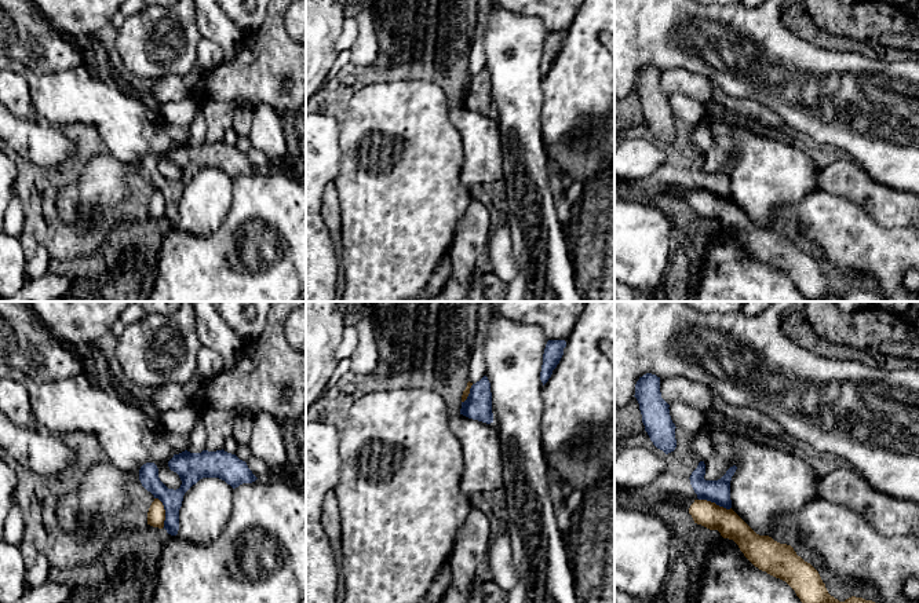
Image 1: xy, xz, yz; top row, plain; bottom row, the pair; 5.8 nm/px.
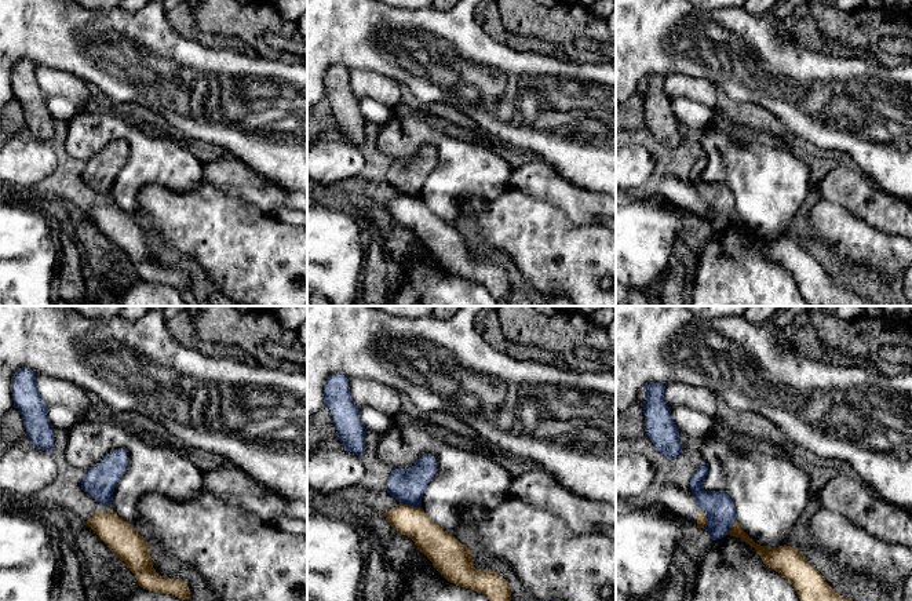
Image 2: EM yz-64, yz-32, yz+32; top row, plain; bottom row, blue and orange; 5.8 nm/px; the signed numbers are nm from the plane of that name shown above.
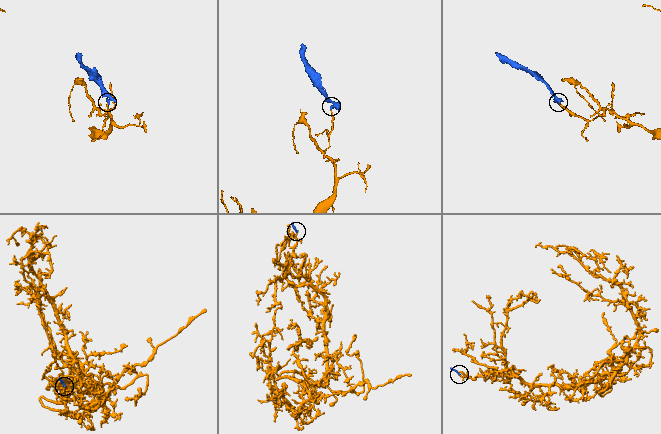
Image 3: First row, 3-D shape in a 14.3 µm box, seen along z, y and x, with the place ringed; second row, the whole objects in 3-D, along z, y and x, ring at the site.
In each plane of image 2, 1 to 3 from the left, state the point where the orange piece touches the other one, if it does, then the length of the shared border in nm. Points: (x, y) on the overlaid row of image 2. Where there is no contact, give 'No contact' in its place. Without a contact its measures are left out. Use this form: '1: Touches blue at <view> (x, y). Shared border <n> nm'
1: No contact
2: Touches blue at yz-32 (411, 505). Shared border 130 nm
3: Touches blue at yz+32 (707, 518). Shared border 130 nm

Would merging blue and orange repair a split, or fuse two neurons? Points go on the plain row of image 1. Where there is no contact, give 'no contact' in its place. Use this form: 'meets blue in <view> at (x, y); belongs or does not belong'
meets blue in yz at (715, 194); does not belong

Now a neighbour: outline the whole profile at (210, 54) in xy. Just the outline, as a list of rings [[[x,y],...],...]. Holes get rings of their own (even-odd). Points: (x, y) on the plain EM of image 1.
[[[201,39],[197,45],[197,63],[203,70],[211,70],[225,61],[225,52],[212,40]]]

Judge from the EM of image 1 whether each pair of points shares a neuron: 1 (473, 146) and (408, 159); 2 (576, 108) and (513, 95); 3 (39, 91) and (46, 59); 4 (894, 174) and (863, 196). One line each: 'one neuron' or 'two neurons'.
1: two neurons
2: two neurons
3: two neurons
4: two neurons

